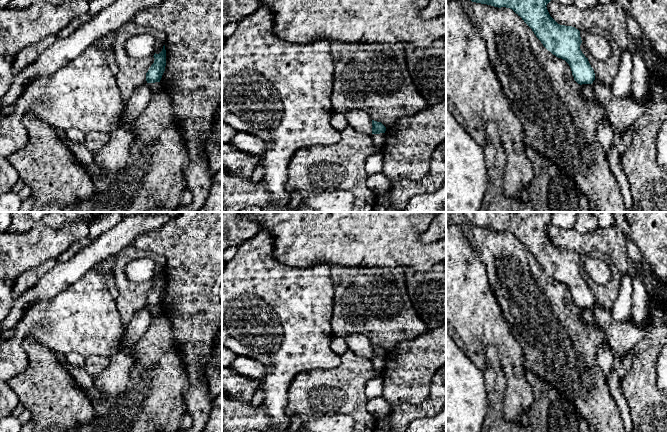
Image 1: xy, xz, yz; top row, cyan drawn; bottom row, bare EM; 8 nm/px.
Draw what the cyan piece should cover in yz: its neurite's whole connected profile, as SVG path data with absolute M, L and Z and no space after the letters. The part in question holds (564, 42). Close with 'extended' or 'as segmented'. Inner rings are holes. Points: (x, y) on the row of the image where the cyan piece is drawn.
M551 0L471 1L512 9L532 29L548 51L569 64L574 80L578 84L592 84L595 80L594 70L580 49L582 43L580 31L572 26L558 24L550 16L546 6Z; as segmented

